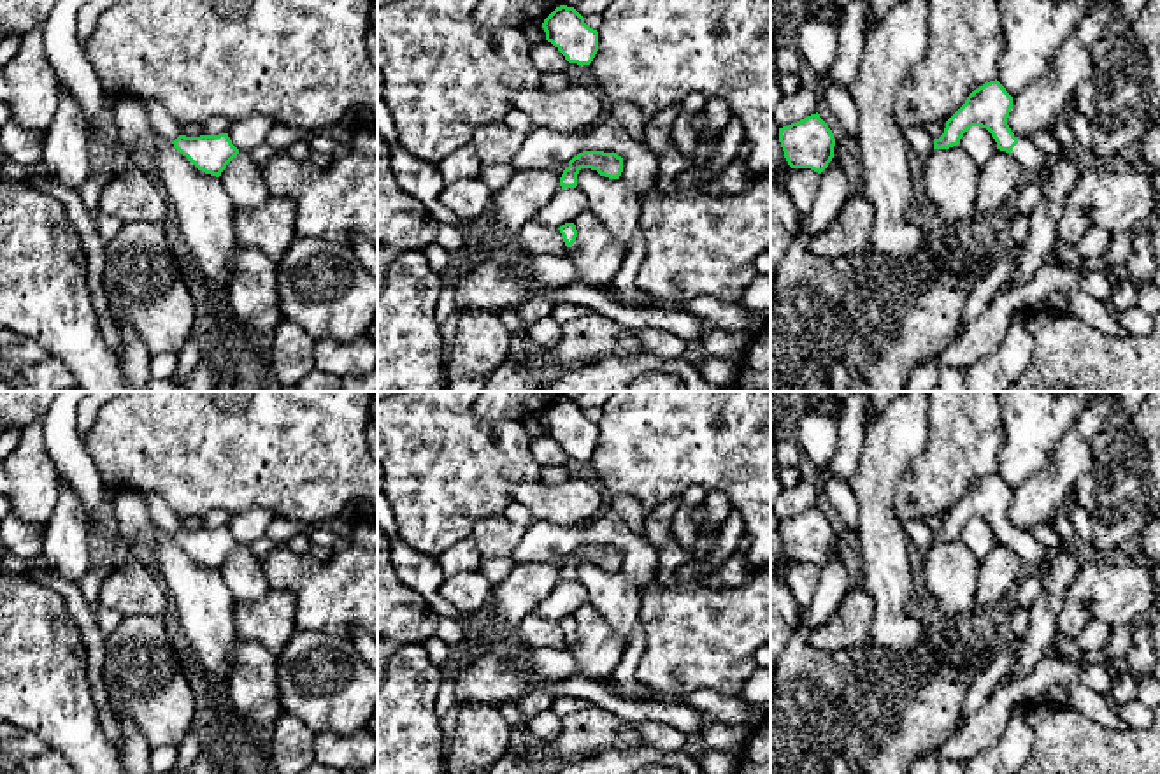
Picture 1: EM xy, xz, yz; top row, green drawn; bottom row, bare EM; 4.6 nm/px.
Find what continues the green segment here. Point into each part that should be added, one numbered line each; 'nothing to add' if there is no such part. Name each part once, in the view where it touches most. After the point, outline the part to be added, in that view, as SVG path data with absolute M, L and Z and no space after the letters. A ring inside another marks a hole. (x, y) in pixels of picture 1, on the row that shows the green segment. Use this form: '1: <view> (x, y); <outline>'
1: yz (1034, 162); M1018 140L1011 154L1023 165L1027 176L1039 176L1049 165L1049 156L1044 154L1034 142Z

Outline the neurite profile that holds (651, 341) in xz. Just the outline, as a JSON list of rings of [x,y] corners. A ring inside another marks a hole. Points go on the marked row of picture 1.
[[[646,326],[634,332],[639,344],[637,351],[662,360],[677,360],[688,348],[684,339],[662,328]]]

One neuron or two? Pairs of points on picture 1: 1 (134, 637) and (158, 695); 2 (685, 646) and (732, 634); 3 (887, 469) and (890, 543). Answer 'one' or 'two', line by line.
1: one
2: one
3: one

